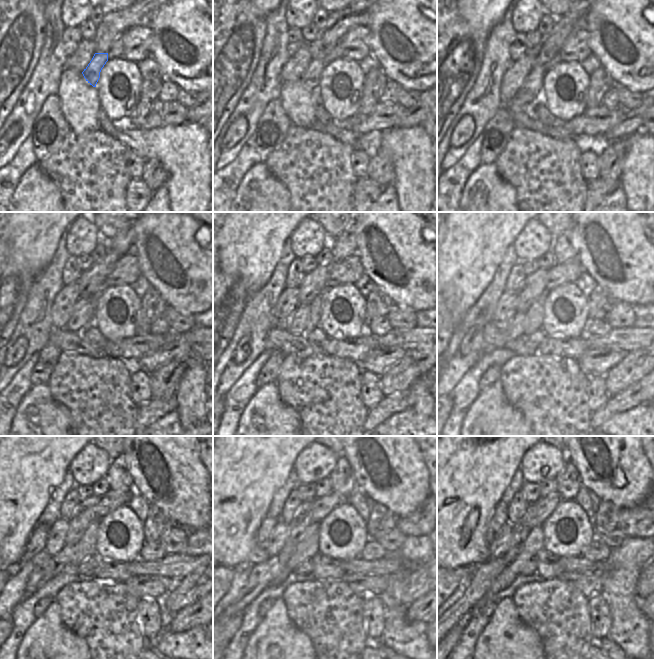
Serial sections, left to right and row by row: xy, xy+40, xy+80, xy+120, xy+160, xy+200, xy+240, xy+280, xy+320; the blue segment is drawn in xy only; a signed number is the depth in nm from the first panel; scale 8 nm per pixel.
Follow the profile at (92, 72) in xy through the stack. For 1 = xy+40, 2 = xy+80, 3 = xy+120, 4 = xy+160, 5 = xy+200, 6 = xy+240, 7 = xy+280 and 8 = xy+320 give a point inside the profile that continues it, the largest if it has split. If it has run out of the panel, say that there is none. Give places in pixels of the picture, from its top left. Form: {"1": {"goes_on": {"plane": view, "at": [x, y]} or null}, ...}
{"1": {"goes_on": {"plane": "xy+40", "at": [311, 78]}}, "2": {"goes_on": {"plane": "xy+80", "at": [530, 91]}}, "3": {"goes_on": {"plane": "xy+120", "at": [82, 315]}}, "4": {"goes_on": {"plane": "xy+160", "at": [298, 321]}}, "5": {"goes_on": {"plane": "xy+200", "at": [516, 329]}}, "6": {"goes_on": {"plane": "xy+240", "at": [39, 575]}}, "7": {"goes_on": {"plane": "xy+280", "at": [263, 574]}}, "8": {"goes_on": {"plane": "xy+320", "at": [484, 575]}}}

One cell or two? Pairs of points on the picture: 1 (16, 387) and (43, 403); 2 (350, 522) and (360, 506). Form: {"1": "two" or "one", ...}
{"1": "two", "2": "two"}

